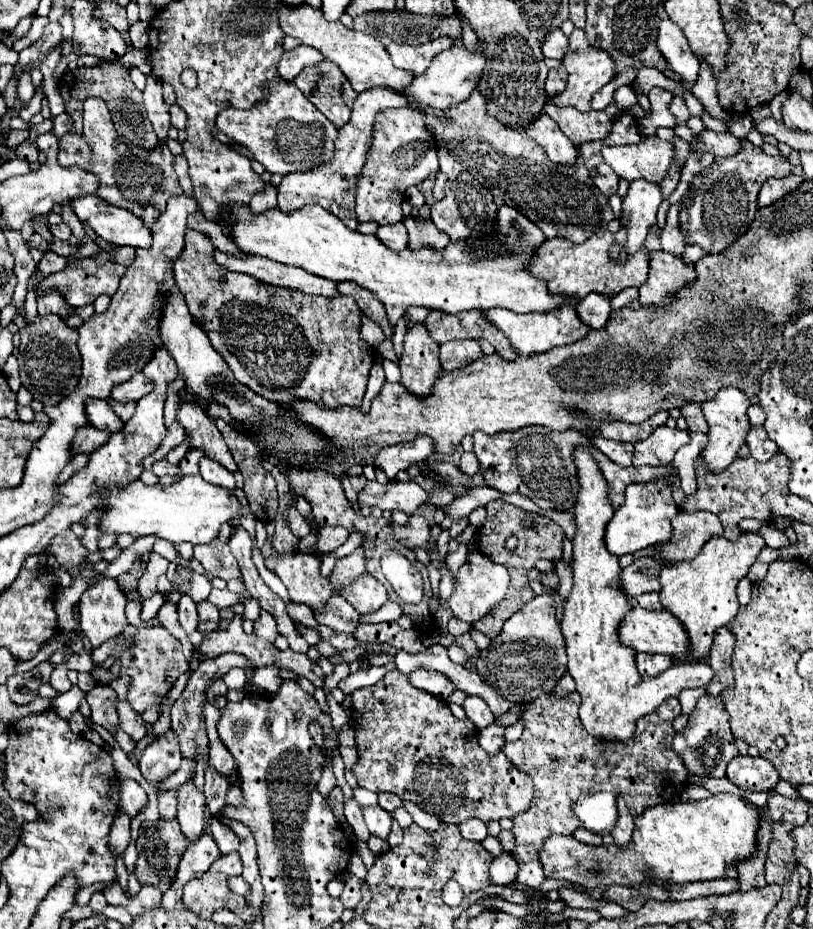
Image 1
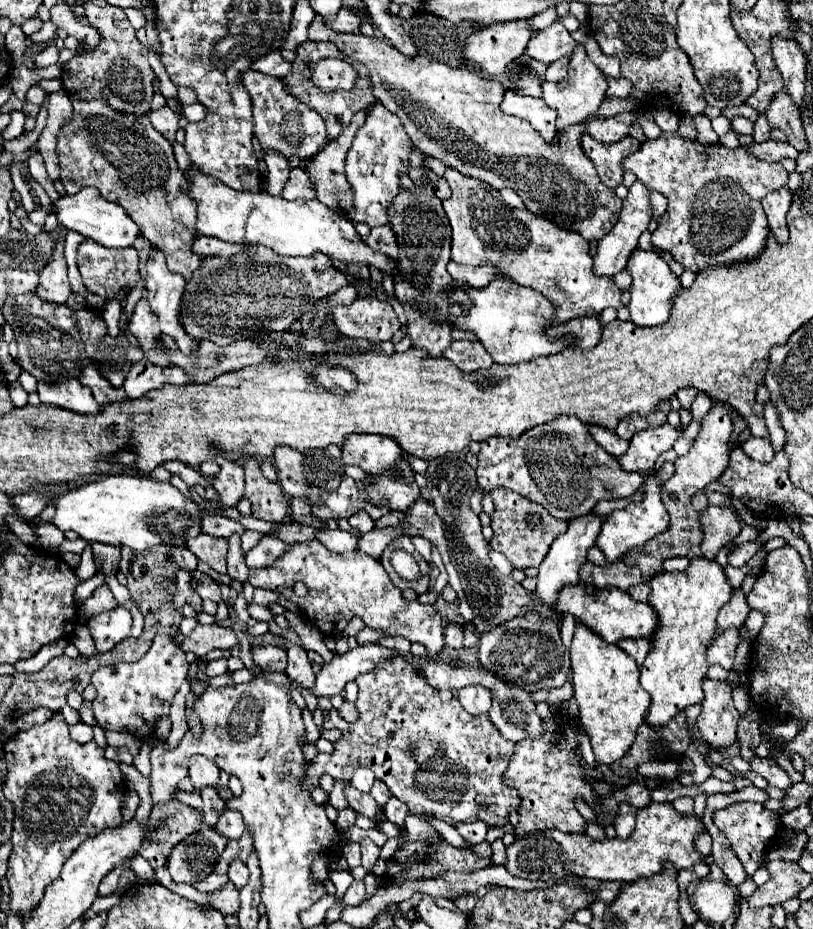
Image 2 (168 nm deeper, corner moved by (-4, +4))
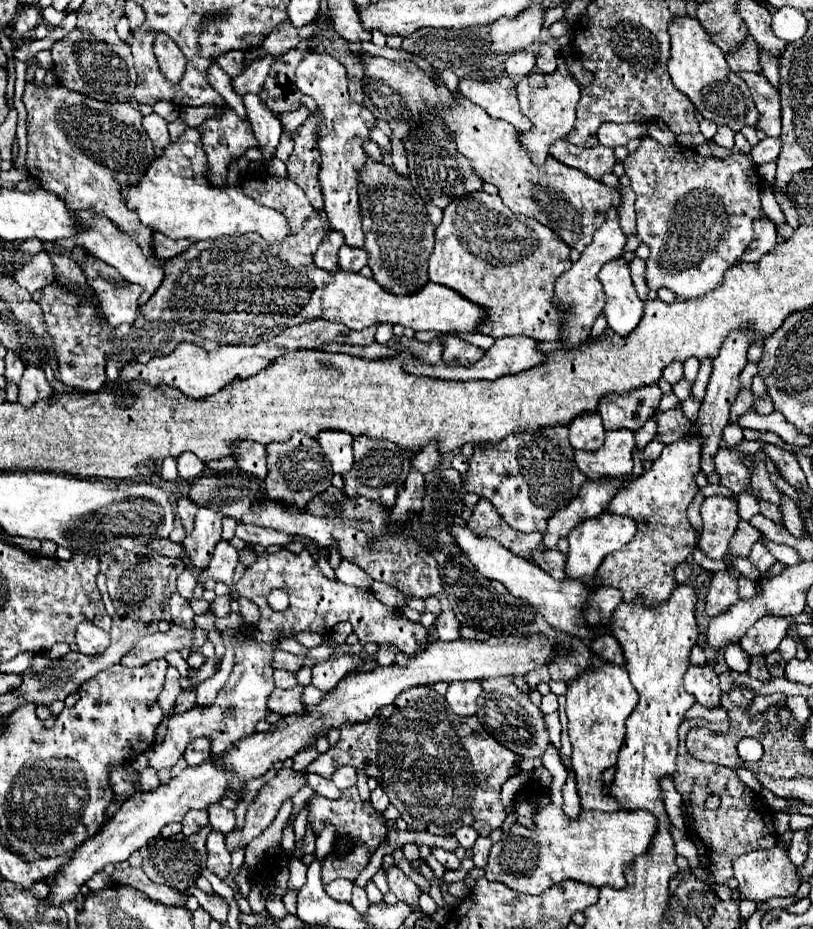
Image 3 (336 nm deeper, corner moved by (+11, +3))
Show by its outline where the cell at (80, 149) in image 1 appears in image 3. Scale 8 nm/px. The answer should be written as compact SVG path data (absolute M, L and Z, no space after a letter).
M28 83L22 101L28 111L26 169L30 177L66 201L70 211L92 209L104 213L120 231L136 237L140 249L152 263L162 265L154 257L152 229L144 227L136 213L126 209L120 195L120 189L136 185L156 159L152 141L142 127L140 105L134 99L124 103L94 101L82 93L64 89L60 83L52 87Z

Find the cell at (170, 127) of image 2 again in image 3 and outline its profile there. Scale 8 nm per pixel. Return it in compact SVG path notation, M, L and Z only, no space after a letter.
M156 113L148 115L142 119L142 125L150 137L150 141L154 143L154 147L166 147L170 143L170 135L168 135L168 123L158 117Z

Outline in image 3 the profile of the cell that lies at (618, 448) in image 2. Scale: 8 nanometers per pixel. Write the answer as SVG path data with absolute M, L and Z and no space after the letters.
M584 413L576 417L570 425L570 443L574 449L594 451L600 449L604 443L604 427L598 413Z

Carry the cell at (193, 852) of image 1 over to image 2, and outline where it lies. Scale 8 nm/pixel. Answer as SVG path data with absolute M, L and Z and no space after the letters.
M205 828L193 834L189 840L179 842L169 856L169 874L173 882L191 884L213 872L221 852L227 846L227 838L215 828Z

